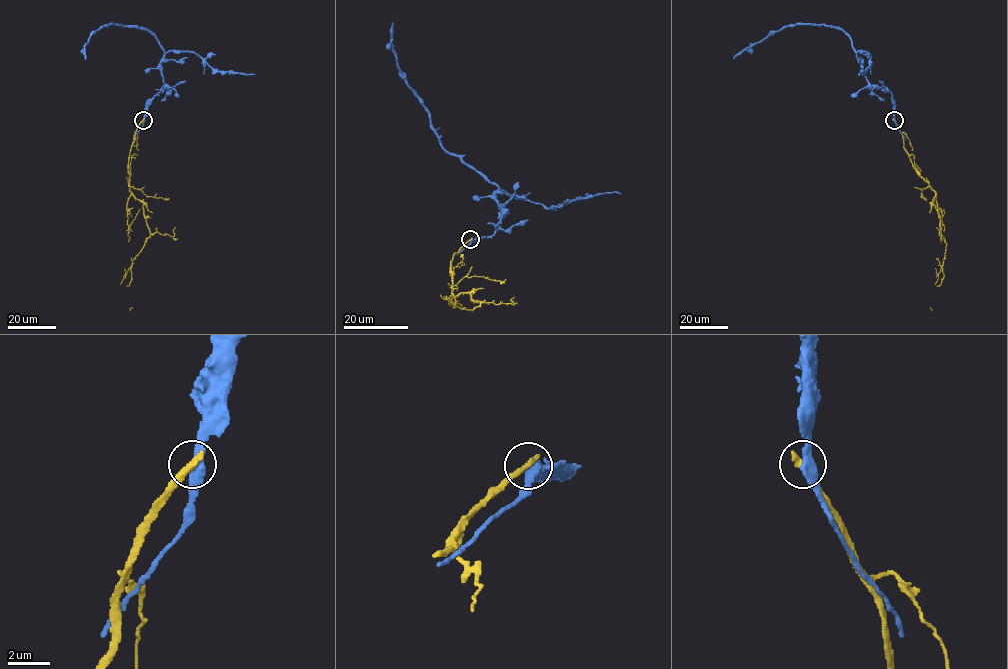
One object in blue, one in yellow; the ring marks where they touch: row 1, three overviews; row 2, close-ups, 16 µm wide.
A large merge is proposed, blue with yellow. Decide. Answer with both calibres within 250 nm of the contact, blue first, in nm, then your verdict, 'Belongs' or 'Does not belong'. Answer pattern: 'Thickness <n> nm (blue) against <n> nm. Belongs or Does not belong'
Thickness 420 nm (blue) against 320 nm. Does not belong

